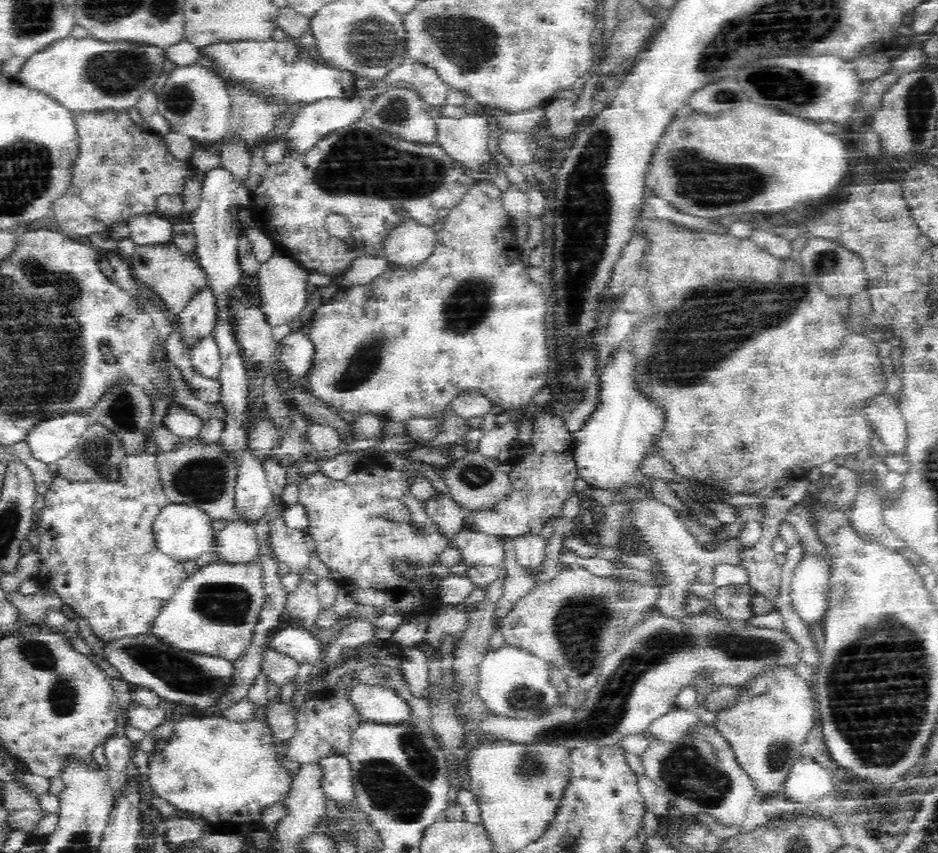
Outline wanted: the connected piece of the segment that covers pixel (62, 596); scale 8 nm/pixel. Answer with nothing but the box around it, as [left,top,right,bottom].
[35,451,188,642]

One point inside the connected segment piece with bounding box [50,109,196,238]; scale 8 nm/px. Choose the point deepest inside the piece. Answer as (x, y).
(120, 171)

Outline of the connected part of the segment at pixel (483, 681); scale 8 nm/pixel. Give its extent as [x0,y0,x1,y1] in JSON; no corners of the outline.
[477,645,561,718]

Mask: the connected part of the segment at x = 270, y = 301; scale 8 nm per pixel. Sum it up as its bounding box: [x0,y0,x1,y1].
[257,250,314,326]

